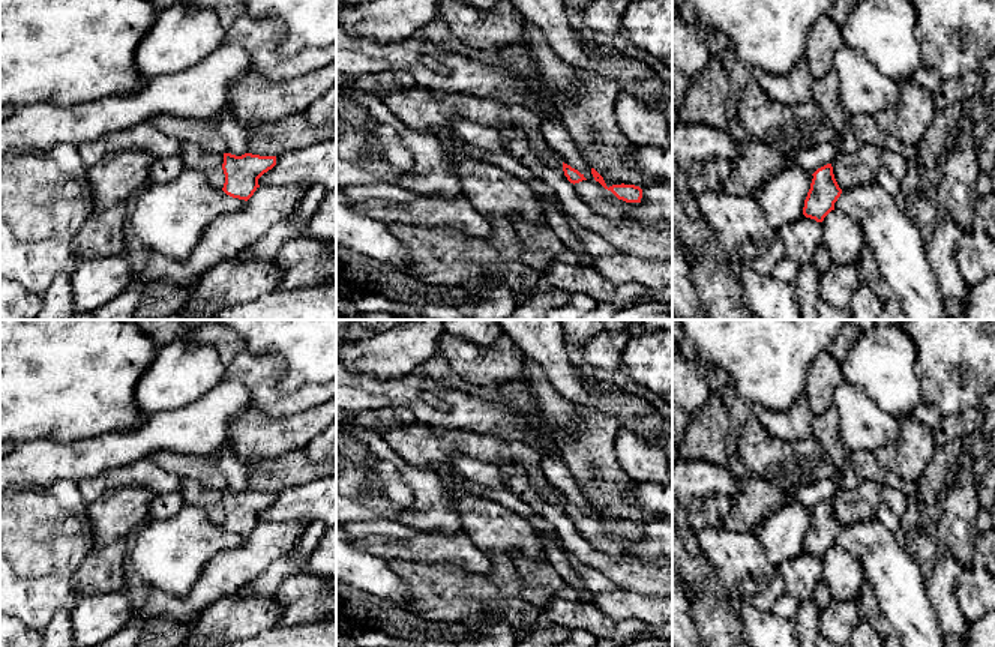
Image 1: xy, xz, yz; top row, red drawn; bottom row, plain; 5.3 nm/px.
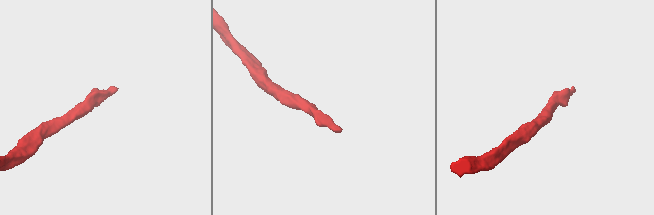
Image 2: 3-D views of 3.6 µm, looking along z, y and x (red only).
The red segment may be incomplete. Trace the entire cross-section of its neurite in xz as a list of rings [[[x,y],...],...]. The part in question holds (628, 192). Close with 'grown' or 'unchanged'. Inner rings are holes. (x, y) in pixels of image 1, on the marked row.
[[[563,162],[564,176],[575,185],[578,195],[599,215],[615,222],[627,221],[627,210],[641,203],[642,189],[635,185],[606,186],[603,177],[591,168],[593,180]]] | grown

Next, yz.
[[[831,164],[818,168],[812,176],[813,179],[804,200],[803,215],[816,222],[822,222],[834,210],[834,203],[840,197],[842,189],[834,179]]] | unchanged

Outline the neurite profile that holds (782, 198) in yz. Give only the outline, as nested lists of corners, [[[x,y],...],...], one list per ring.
[[[788,167],[752,194],[759,201],[771,228],[780,230],[782,225],[803,216],[812,179],[810,173]]]

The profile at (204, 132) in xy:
[[[156,116],[149,123],[161,134],[182,143],[195,143],[213,152],[224,152],[225,143],[218,129],[218,119],[192,120],[173,116]]]

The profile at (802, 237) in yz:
[[[800,216],[779,230],[786,251],[786,260],[798,266],[812,263],[813,255],[822,246],[822,225],[815,219]]]

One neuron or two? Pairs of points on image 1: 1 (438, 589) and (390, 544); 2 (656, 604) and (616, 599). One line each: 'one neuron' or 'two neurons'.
1: two neurons
2: one neuron

